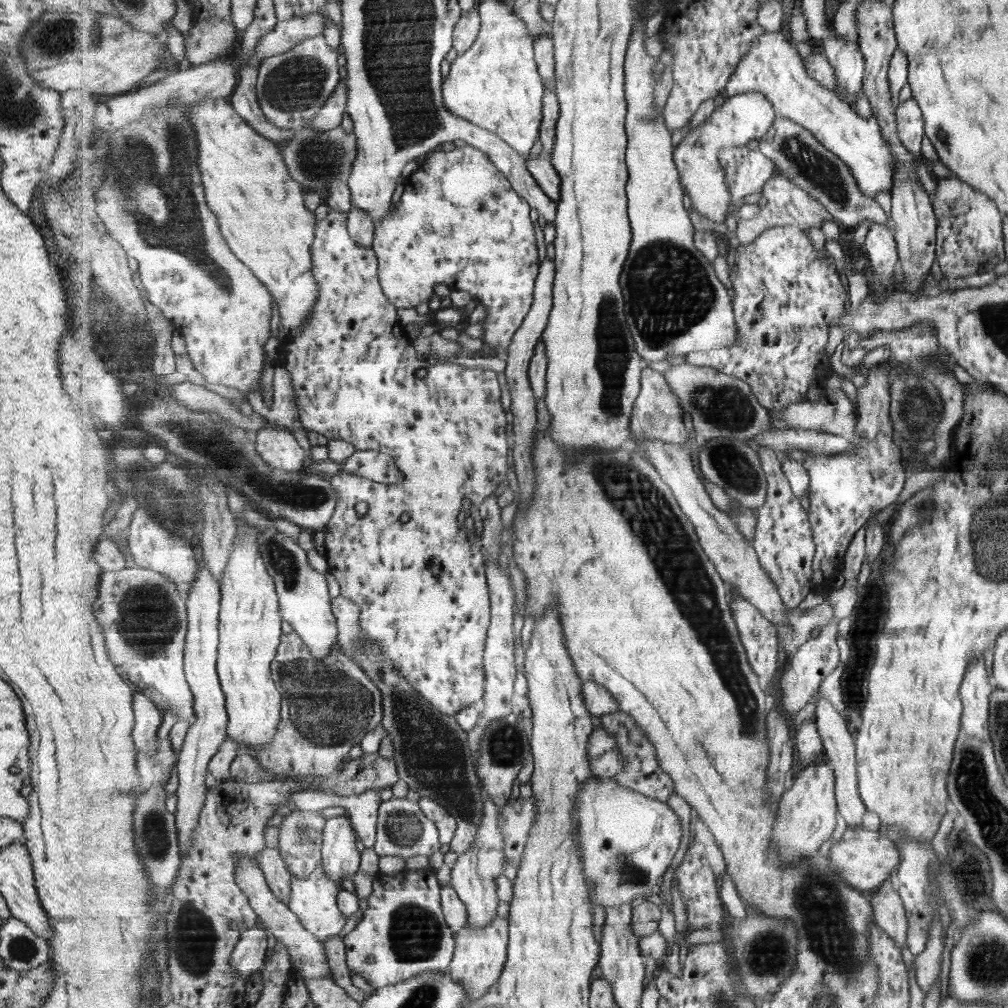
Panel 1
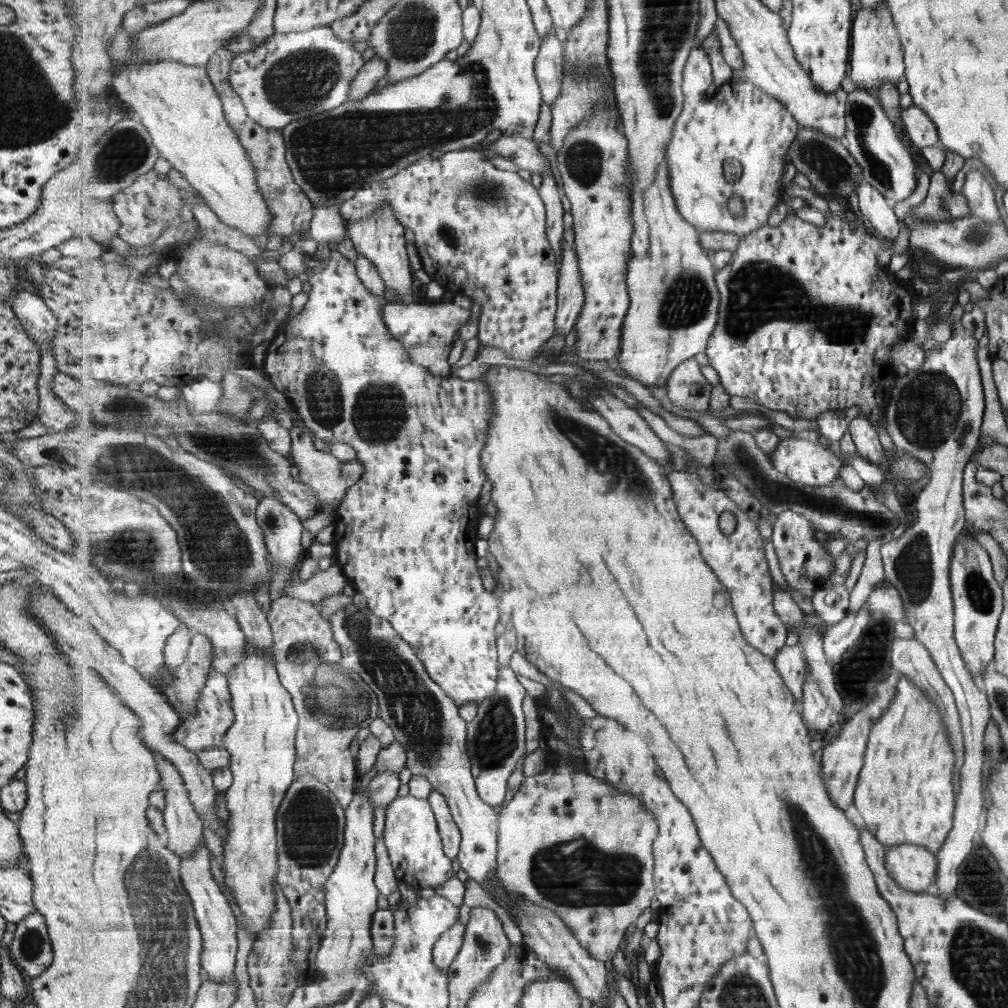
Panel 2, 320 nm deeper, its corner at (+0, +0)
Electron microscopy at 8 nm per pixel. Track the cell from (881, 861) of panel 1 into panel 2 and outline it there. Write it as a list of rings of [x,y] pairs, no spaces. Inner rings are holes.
[[[916,844],[889,847],[886,863],[890,875],[909,892],[923,894],[937,875],[937,856]]]

